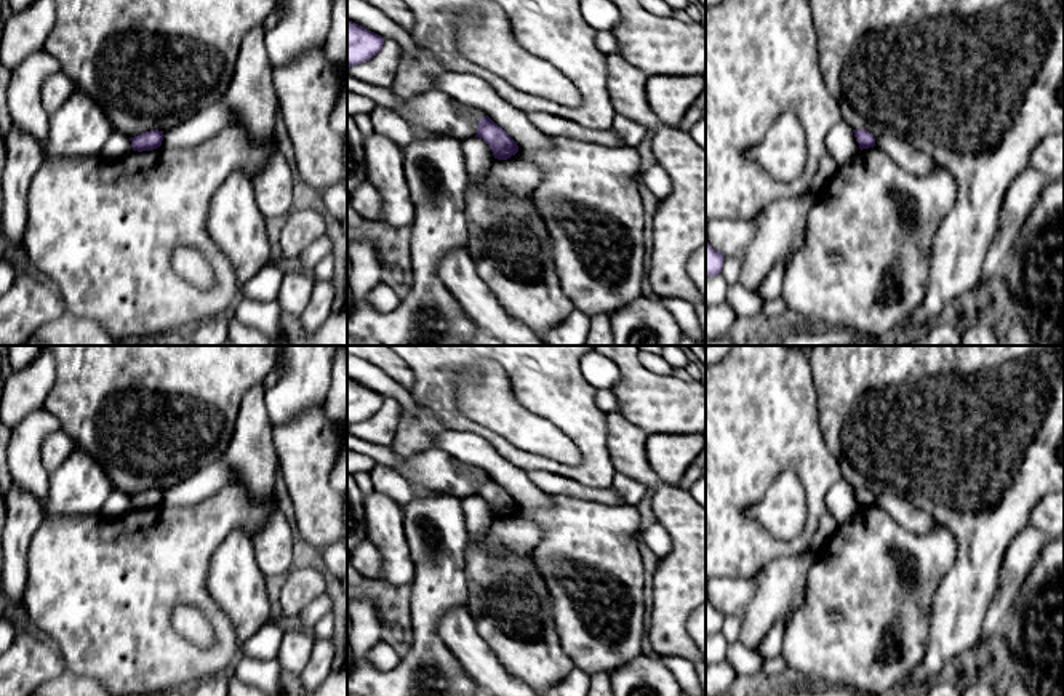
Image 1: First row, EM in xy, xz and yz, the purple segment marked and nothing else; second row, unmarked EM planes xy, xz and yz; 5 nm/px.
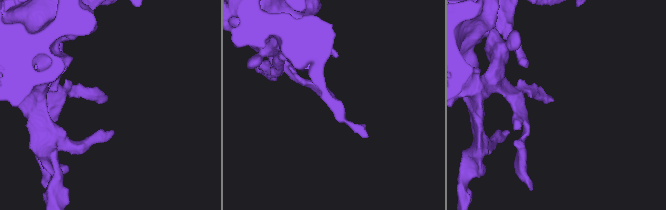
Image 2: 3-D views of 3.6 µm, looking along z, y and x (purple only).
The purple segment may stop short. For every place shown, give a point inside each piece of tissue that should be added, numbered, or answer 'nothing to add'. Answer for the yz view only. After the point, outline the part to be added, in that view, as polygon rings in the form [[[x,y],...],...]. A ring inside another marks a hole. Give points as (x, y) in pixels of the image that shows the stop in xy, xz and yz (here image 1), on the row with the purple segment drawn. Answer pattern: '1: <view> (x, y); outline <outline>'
nothing to add

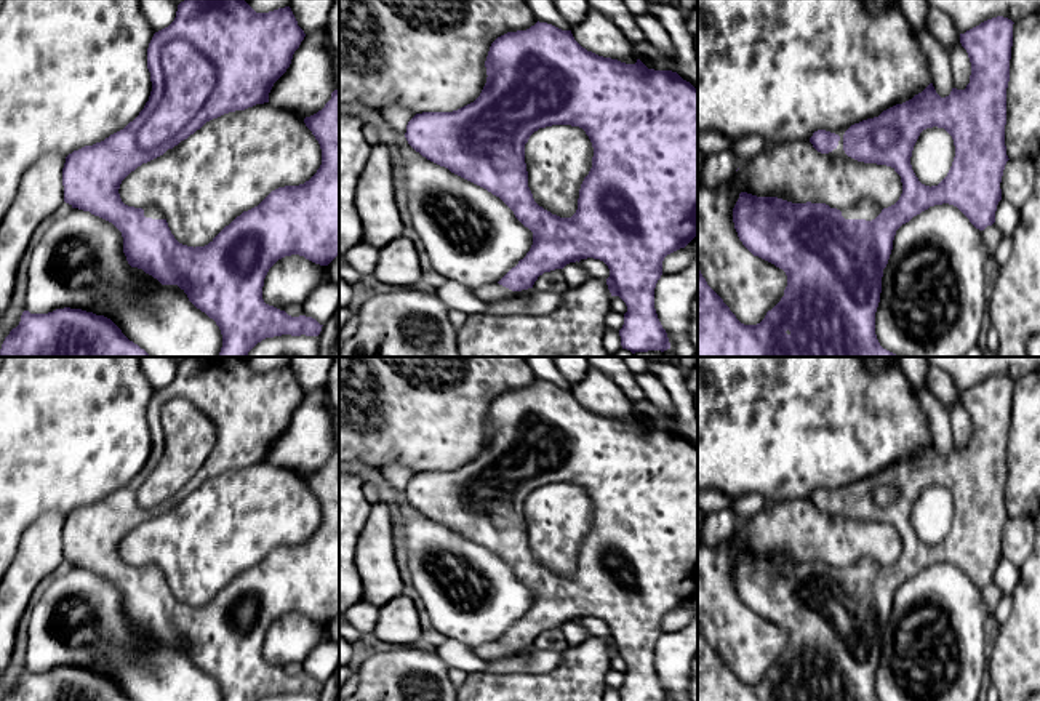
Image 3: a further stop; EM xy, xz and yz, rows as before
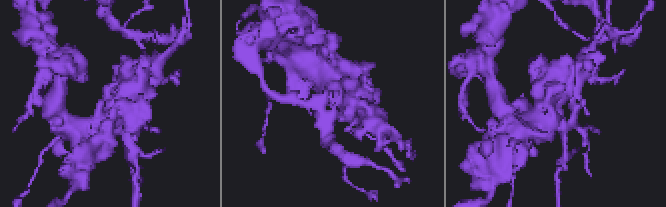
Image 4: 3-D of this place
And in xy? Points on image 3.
1: xy (149, 212); outline [[[146,206],[144,210],[144,216],[146,218],[152,218],[152,219],[165,219],[165,214],[157,208],[157,206]]]

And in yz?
1: yz (868, 210); outline [[[861,200],[859,203],[856,203],[854,206],[850,206],[846,210],[842,211],[842,216],[845,219],[866,219],[866,221],[872,221],[875,219],[883,208],[880,208],[874,200]]]

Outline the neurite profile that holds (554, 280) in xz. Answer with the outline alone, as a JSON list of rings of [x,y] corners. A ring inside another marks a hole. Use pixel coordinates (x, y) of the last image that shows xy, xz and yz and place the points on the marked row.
[[[562,269],[544,272],[533,285],[534,291],[550,291],[563,294],[568,290]]]

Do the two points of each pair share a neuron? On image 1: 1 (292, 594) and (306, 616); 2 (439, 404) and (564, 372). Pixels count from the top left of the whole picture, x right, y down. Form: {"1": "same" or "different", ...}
{"1": "different", "2": "same"}

